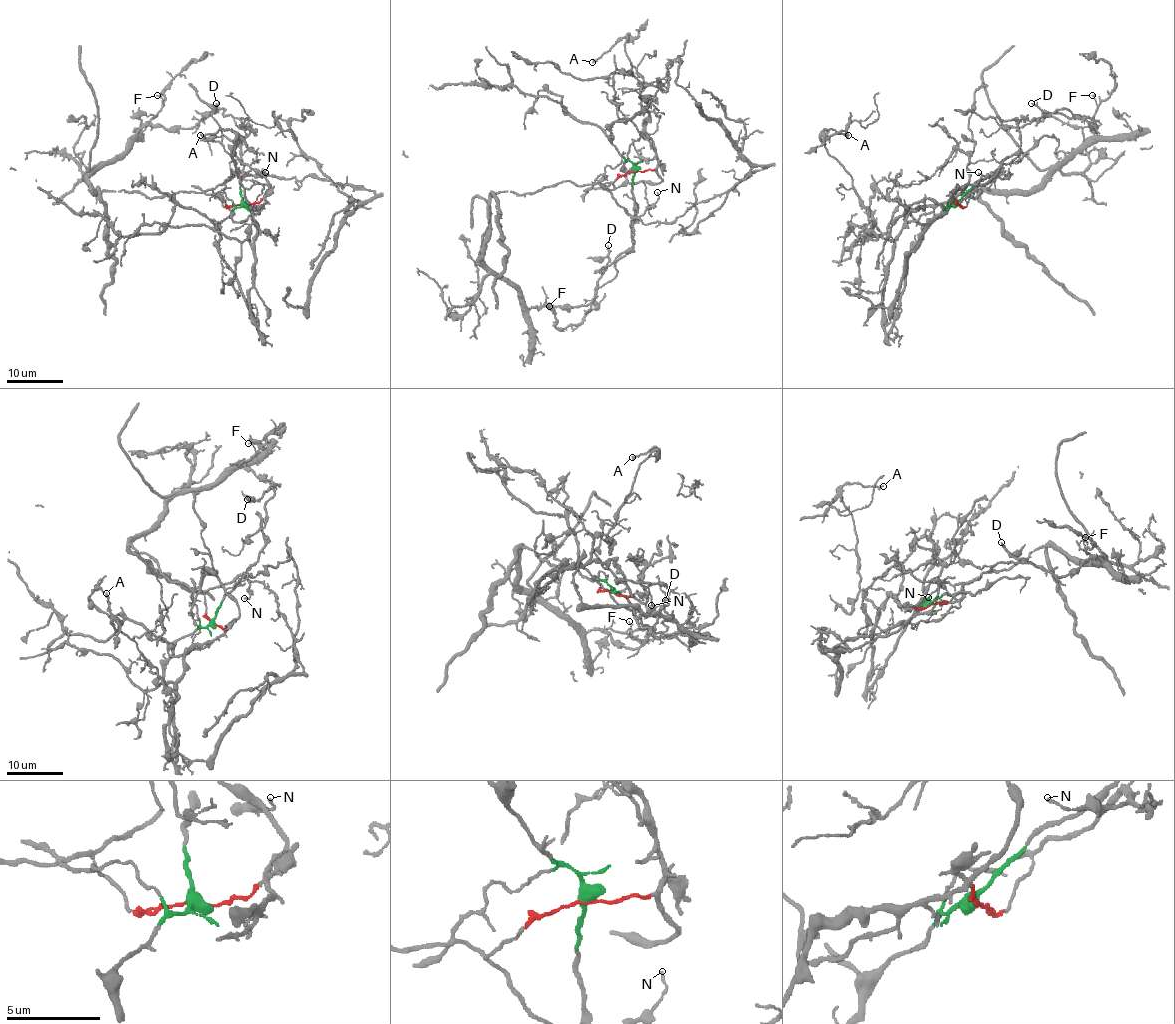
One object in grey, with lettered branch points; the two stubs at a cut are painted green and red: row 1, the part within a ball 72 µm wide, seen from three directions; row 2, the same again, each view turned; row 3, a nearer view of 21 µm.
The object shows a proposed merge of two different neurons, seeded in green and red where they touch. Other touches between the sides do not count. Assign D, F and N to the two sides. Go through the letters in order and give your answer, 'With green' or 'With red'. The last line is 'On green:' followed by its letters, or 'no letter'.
D: With red
F: With red
N: With red
On green: no letter

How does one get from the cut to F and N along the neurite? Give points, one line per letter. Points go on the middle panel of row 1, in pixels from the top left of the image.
F: (635, 172), (604, 187), (564, 180), (491, 197), (479, 259), (529, 310), (554, 311), (548, 305)
N: (635, 172), (627, 172), (604, 187), (630, 216), (639, 217), (656, 200), (658, 192)

